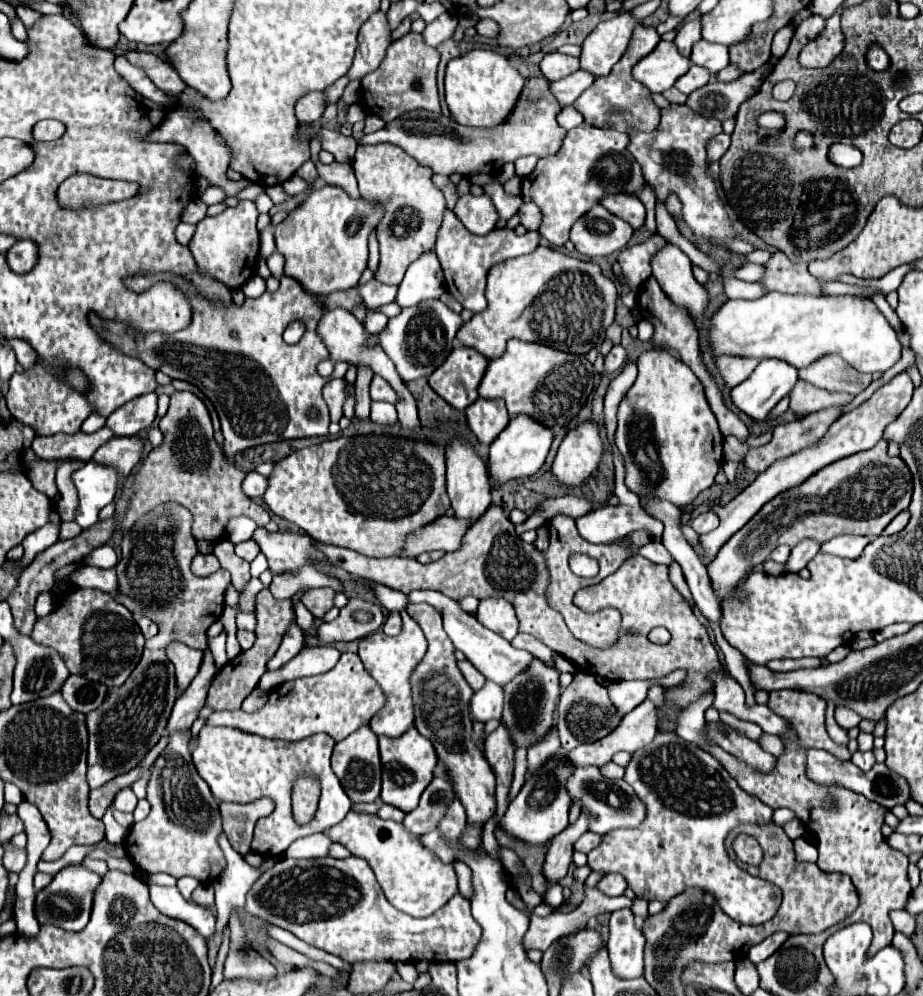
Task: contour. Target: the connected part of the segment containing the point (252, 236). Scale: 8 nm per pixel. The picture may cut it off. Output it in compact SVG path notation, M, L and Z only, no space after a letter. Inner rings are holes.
M241 199L237 207L227 207L223 213L199 221L197 231L189 243L189 251L197 263L197 271L213 281L223 283L227 289L239 289L241 285L245 285L257 273L257 217L259 211L255 209L255 201Z

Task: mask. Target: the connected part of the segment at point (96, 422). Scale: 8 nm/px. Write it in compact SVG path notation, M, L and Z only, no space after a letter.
M97 413L91 414L82 424L81 431L85 433L93 433L97 431L97 429L101 429L103 425L105 425L105 417L99 417Z

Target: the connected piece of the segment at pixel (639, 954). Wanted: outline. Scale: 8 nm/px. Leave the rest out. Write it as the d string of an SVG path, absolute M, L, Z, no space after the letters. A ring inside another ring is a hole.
M629 909L611 913L611 937L607 941L613 973L619 979L635 979L643 975L643 945L645 937L635 927Z

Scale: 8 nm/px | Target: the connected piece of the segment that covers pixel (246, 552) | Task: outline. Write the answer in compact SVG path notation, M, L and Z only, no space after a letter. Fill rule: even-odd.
M243 541L243 543L239 543L239 545L235 545L235 553L241 557L241 559L245 559L245 561L253 561L257 555L259 555L259 547L257 547L257 543L255 541Z

